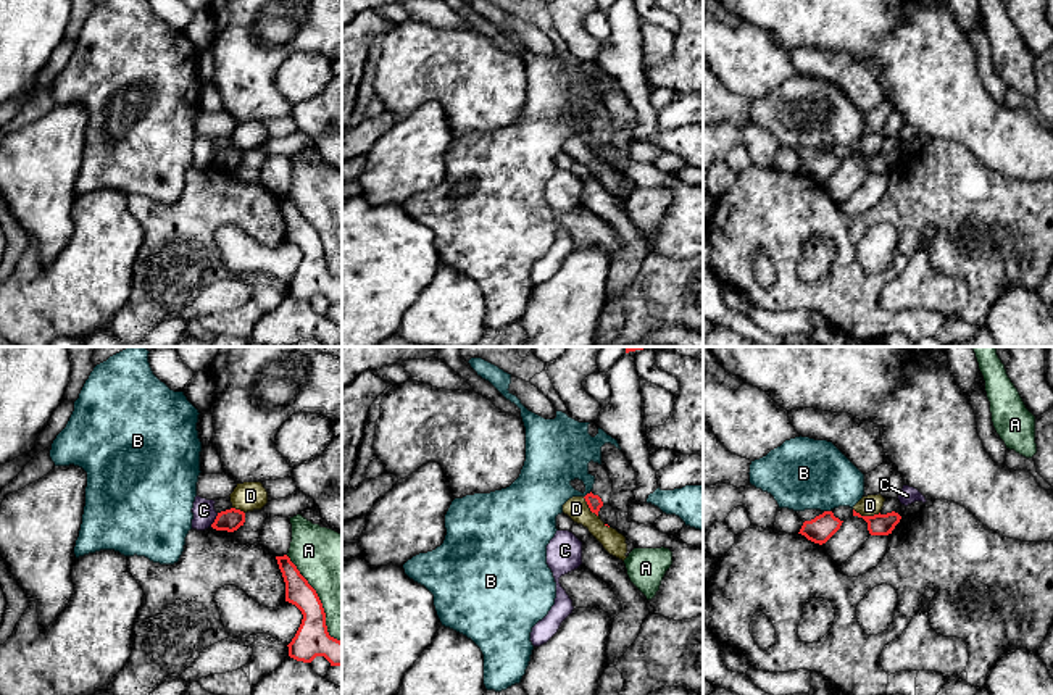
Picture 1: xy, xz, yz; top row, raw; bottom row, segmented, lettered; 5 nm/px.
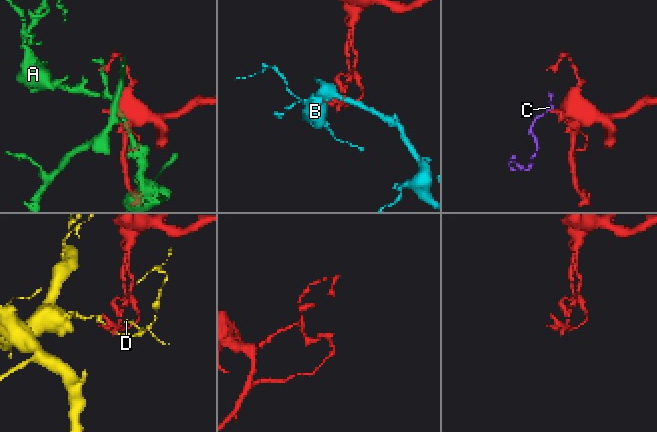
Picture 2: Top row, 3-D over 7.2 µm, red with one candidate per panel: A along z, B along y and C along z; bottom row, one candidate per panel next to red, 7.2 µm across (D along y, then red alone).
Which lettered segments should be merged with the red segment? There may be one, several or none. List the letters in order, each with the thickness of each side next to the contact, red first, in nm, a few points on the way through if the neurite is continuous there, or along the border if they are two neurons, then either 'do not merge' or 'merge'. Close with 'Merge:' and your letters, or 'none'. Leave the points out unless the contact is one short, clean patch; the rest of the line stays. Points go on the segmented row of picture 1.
A: 170/340 nm | do not merge
B: 70/300 nm | do not merge
C: 110/110 nm | along xy (218, 513), (210, 526) | do not merge
D: 110/100 nm | do not merge
Merge: none

